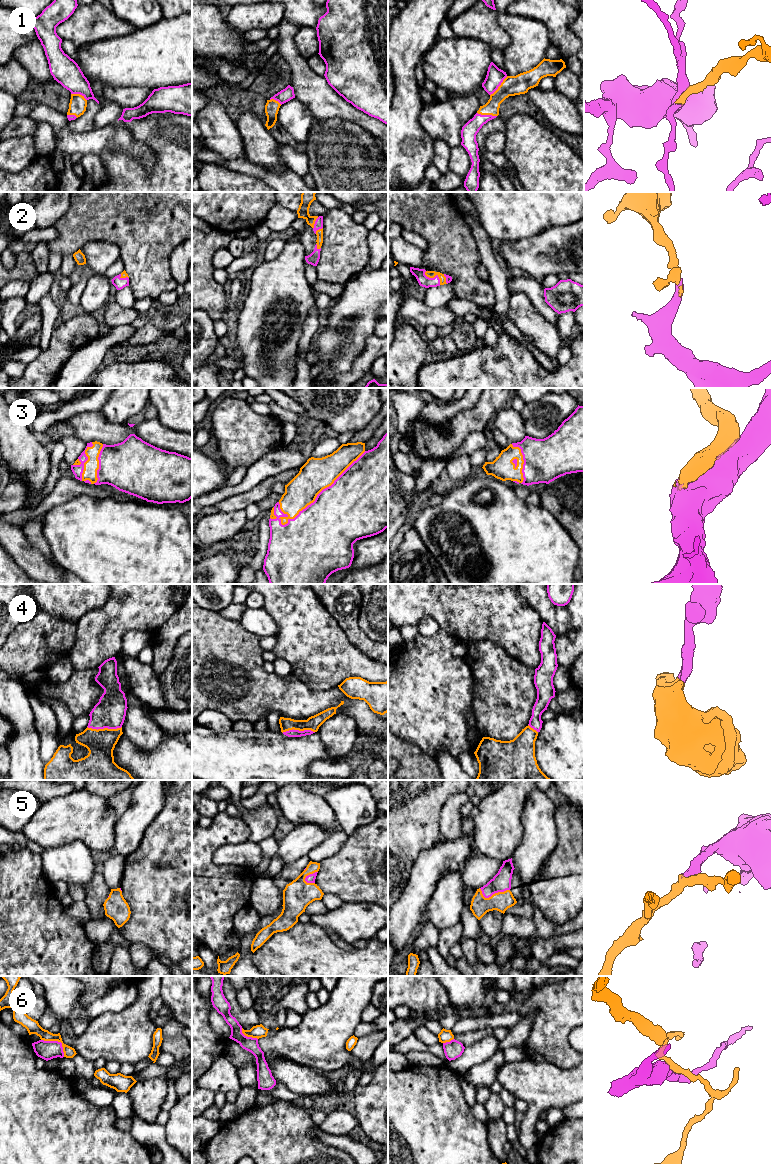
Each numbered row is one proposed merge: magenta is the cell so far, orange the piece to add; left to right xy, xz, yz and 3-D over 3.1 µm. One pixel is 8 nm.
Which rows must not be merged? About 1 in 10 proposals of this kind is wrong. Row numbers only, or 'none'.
6

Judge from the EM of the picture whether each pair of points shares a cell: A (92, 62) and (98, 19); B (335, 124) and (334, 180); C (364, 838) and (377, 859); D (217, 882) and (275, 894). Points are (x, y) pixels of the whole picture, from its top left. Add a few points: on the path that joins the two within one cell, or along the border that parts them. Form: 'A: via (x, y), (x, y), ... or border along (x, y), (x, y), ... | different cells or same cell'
A: border along (118, 36), (76, 47) | different cells
B: via (335, 138), (335, 166) | same cell
C: via (369, 843), (377, 851), (377, 854) | same cell
D: border along (254, 877), (249, 904) | different cells

